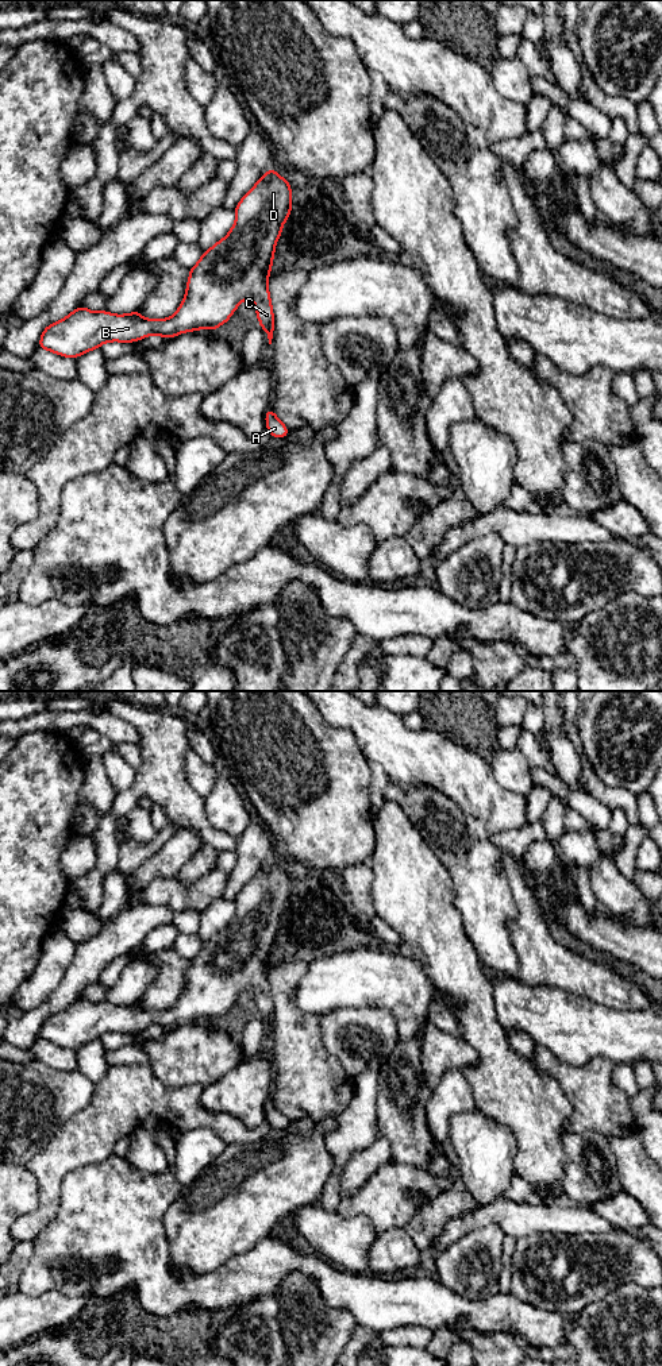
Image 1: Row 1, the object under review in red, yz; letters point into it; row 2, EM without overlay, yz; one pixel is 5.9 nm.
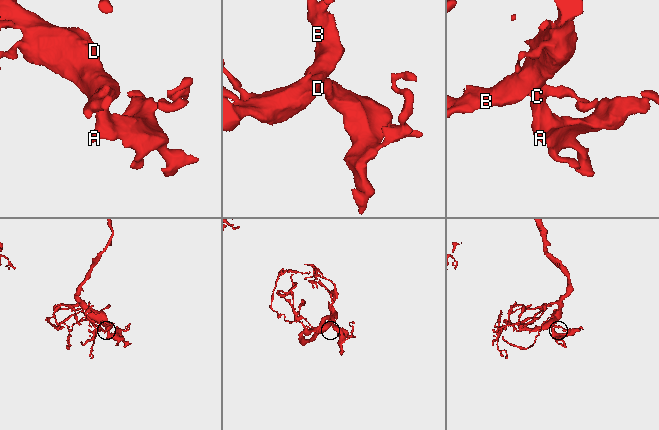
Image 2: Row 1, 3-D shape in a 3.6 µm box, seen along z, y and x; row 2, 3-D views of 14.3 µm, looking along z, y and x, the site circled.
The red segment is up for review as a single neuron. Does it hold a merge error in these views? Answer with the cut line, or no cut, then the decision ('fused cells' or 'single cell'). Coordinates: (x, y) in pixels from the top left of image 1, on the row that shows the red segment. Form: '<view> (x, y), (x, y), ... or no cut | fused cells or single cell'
no cut | single cell

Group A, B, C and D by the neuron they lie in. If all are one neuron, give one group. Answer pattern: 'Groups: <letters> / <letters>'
Groups: A B C D

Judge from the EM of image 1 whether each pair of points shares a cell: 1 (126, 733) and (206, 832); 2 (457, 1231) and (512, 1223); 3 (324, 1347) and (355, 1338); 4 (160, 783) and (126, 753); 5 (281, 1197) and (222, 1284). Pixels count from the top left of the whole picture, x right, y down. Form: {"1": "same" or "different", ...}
{"1": "different", "2": "same", "3": "different", "4": "different", "5": "different"}

